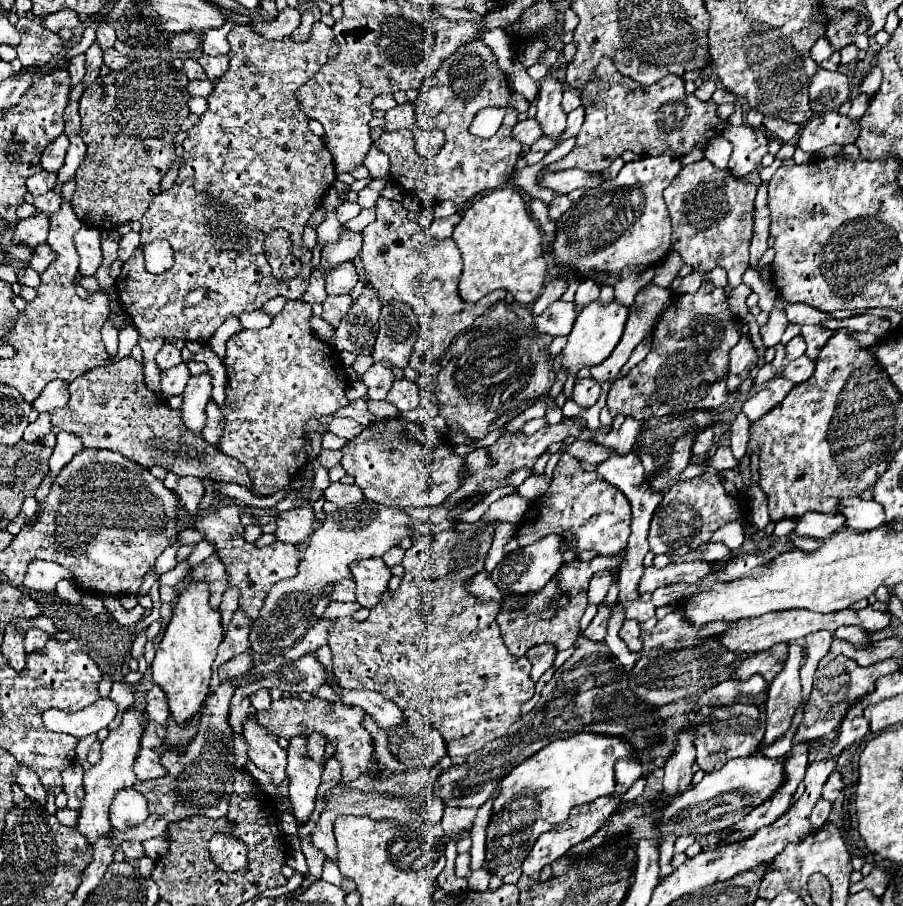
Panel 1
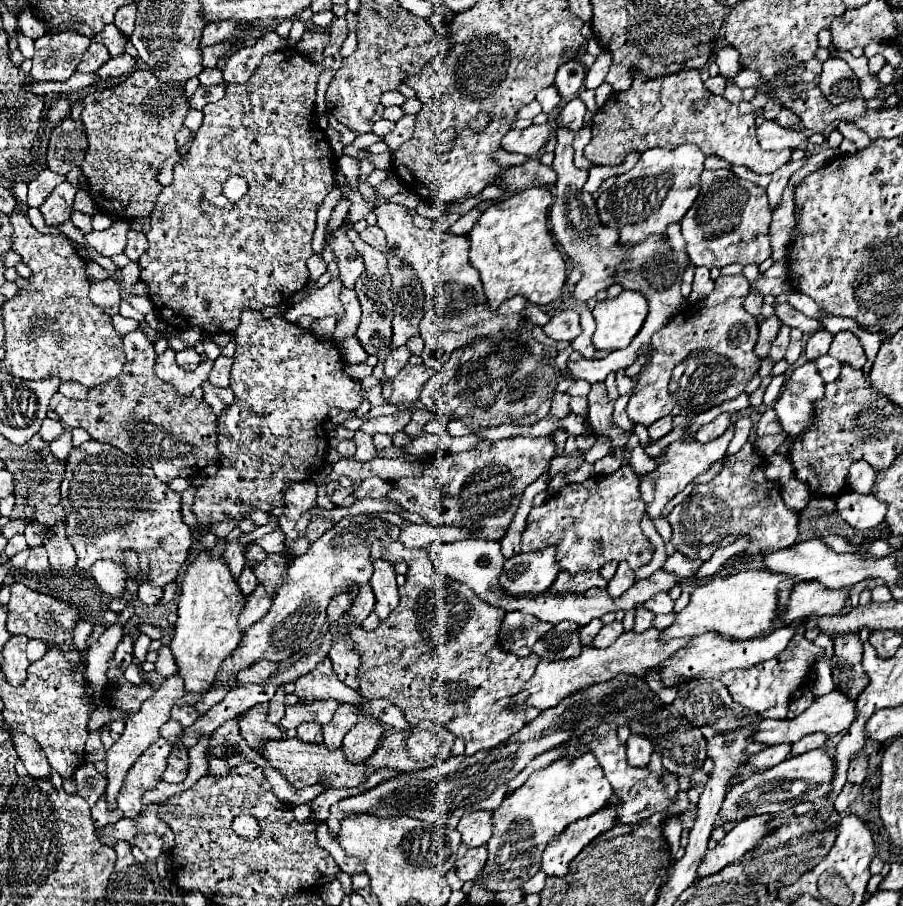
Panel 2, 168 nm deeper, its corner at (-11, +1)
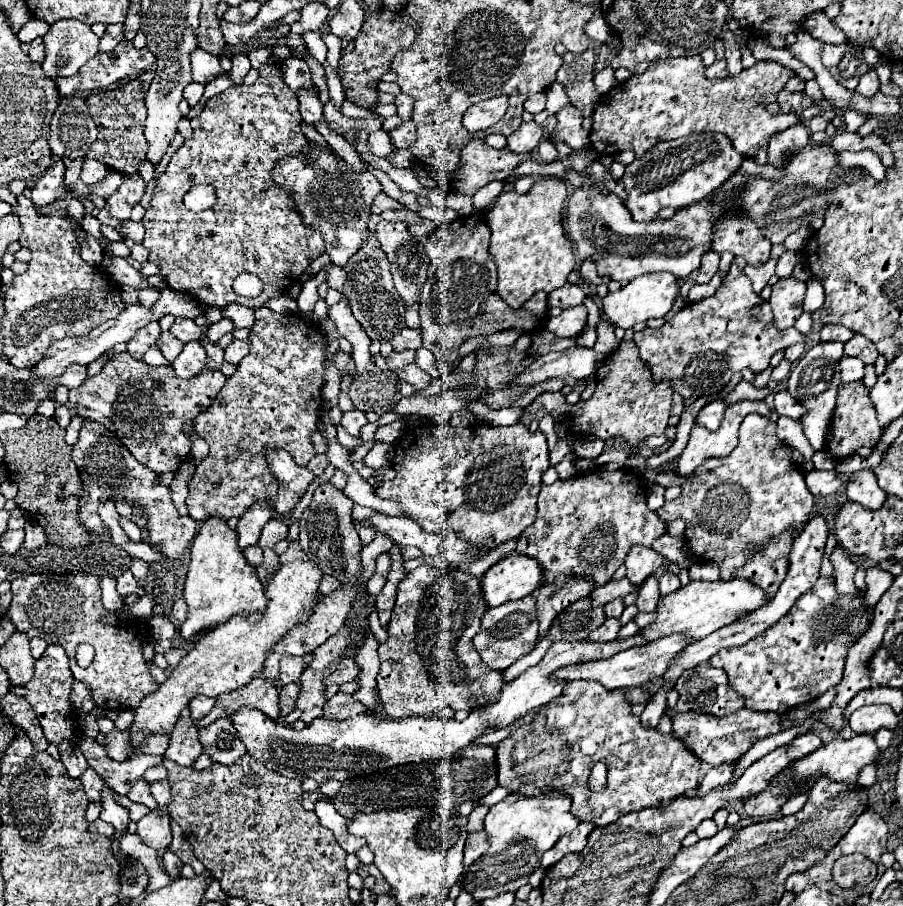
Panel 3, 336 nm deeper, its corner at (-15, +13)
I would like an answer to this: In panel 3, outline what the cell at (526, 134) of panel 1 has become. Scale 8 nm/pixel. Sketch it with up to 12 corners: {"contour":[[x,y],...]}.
{"contour":[[536,121],[522,123],[510,137],[508,149],[532,151],[544,137]]}

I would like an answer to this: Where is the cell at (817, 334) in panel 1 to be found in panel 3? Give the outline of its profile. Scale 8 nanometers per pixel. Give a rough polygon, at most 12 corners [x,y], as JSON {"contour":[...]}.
{"contour":[[856,333],[844,343],[844,353],[866,365],[878,357],[876,347]]}

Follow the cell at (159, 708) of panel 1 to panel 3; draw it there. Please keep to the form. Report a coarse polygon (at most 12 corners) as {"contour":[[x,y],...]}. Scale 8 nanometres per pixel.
{"contour":[[196,695],[190,703],[190,717],[202,719],[214,707],[212,697]]}

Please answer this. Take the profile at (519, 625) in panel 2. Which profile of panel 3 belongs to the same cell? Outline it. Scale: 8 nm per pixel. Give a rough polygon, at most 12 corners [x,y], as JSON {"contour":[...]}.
{"contour":[[536,597],[482,617],[474,647],[490,669],[506,669],[538,639]]}

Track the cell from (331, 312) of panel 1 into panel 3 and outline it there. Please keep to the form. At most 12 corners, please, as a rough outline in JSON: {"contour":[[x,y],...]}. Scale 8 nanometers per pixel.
{"contour":[[326,263],[328,285],[344,293],[346,273],[342,267]]}

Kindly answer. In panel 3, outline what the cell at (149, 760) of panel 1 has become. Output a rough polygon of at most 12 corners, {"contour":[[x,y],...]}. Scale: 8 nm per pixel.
{"contour":[[182,711],[164,757],[192,767],[202,745],[188,711]]}

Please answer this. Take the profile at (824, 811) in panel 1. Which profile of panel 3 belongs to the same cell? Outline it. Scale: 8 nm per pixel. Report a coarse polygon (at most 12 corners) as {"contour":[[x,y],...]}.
{"contour":[[866,765],[858,773],[856,783],[870,787],[876,781],[876,767]]}

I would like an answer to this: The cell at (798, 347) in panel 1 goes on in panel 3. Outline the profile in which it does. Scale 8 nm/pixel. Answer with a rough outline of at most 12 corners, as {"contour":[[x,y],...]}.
{"contour":[[824,325],[820,341],[842,341],[852,335],[844,325]]}

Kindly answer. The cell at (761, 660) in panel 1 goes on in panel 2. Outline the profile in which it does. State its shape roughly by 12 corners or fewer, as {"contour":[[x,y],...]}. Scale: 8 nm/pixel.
{"contour":[[804,619],[774,659],[728,671],[720,681],[760,717],[786,719],[788,701],[824,649]]}

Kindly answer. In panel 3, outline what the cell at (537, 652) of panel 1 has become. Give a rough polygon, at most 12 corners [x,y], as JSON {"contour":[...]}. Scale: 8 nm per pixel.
{"contour":[[588,597],[552,621],[548,635],[526,655],[528,667],[556,641],[584,641],[604,623]]}

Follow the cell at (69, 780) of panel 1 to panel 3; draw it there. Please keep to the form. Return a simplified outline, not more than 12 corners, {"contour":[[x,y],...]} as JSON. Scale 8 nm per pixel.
{"contour":[[92,767],[80,777],[90,801],[100,799],[104,779]]}

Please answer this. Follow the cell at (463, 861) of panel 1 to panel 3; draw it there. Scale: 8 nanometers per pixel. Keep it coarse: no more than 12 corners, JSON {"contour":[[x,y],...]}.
{"contour":[[486,831],[470,833],[464,845],[464,867],[490,847]]}

